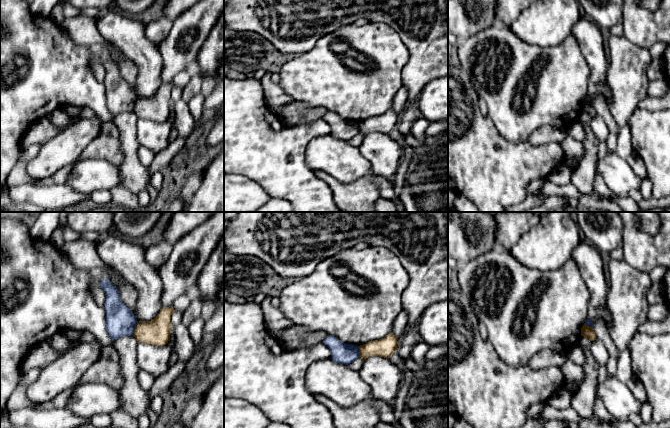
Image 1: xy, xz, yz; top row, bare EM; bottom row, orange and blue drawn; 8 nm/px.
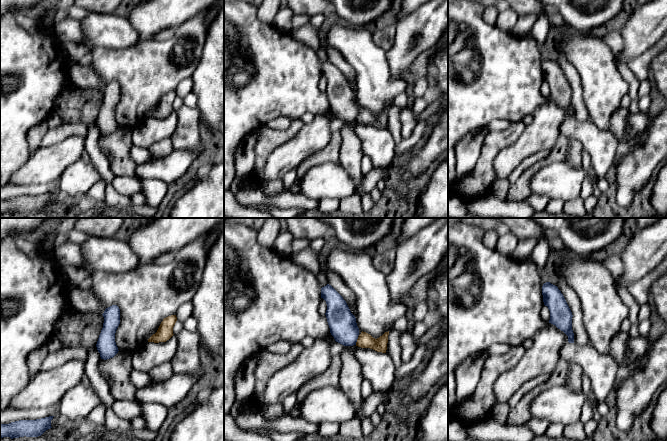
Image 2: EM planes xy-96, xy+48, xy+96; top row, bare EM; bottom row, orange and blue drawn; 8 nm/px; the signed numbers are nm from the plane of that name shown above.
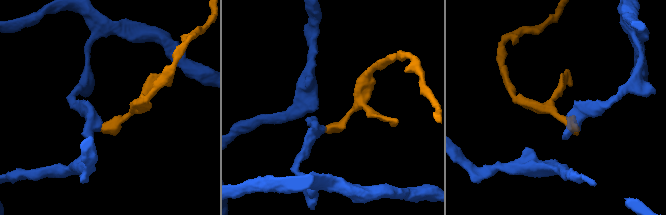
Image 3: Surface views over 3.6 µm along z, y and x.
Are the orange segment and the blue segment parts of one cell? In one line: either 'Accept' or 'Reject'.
Reject

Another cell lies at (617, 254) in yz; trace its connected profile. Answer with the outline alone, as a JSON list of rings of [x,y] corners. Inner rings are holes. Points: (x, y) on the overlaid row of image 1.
[[[619,246],[615,248],[609,254],[610,254],[610,259],[622,260],[623,259],[623,246]]]

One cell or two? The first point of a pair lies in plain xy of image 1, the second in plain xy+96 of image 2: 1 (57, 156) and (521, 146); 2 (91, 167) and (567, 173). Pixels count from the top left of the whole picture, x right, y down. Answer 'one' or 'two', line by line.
1: one
2: one

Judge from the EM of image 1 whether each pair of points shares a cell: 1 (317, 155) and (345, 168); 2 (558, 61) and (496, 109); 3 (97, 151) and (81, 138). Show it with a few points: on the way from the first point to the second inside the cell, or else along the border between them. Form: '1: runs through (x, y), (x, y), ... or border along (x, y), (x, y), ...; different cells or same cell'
1: runs through (324, 155), (331, 155), (338, 161); same cell
2: runs through (550, 83), (539, 94), (533, 111), (518, 118); same cell
3: border along (102, 123), (100, 133), (76, 160); different cells

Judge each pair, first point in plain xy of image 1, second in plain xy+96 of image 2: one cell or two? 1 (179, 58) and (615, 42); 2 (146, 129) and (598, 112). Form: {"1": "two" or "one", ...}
{"1": "two", "2": "two"}

